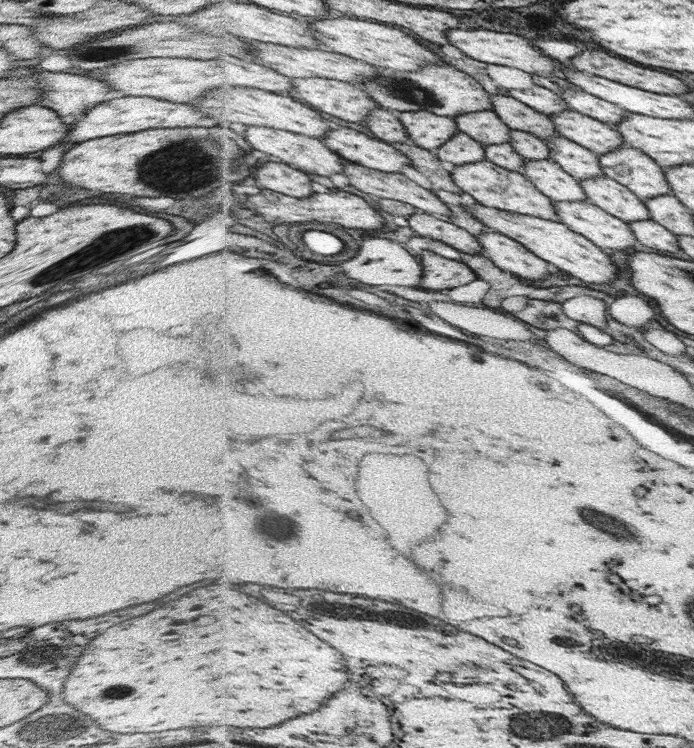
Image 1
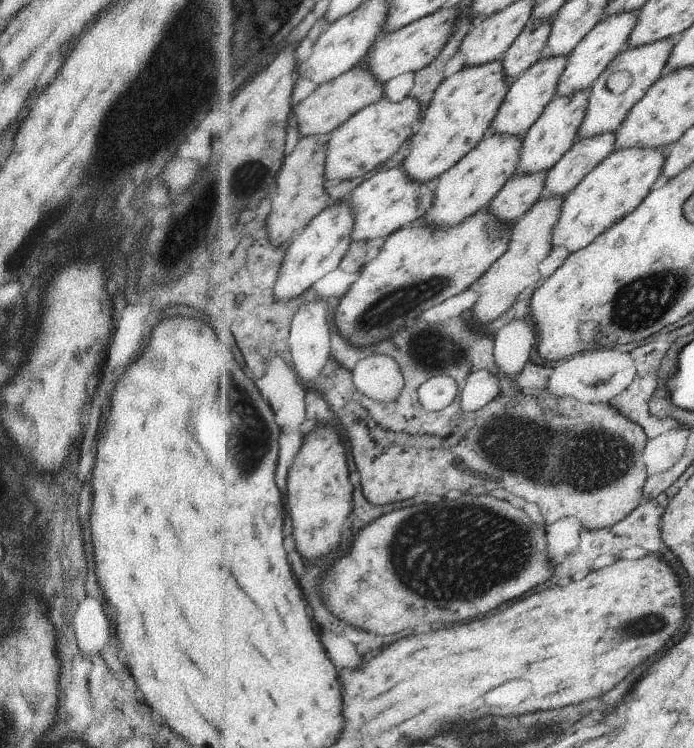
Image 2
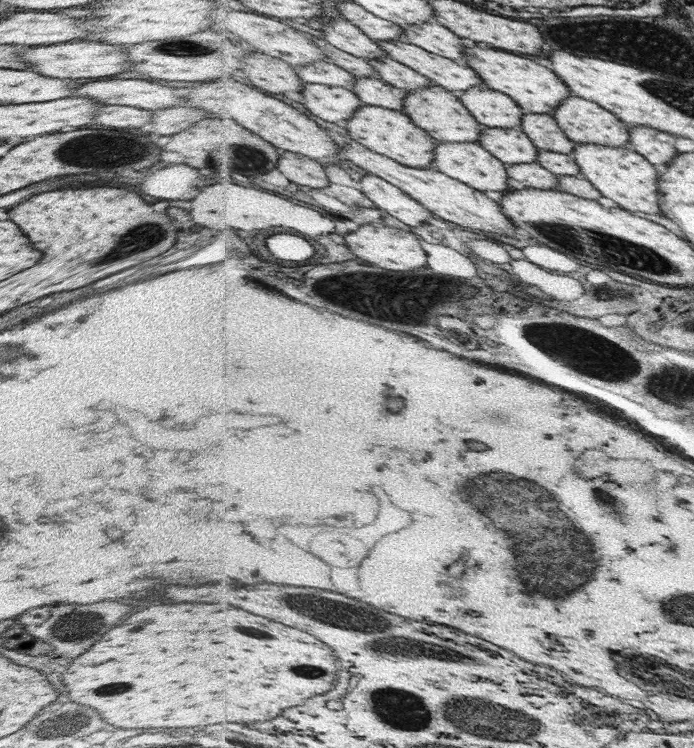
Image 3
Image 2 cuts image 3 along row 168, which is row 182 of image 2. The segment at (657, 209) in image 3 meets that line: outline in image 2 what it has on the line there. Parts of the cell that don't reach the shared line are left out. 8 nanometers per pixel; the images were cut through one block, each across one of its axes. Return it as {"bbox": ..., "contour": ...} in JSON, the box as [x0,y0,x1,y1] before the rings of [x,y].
{"bbox":[550,148,667,254],"contour":[[[622,148],[615,150],[603,163],[588,172],[583,180],[564,198],[558,224],[552,230],[550,250],[566,248],[570,254],[588,247],[613,224],[631,215],[650,195],[660,180],[667,151],[660,148]]]}

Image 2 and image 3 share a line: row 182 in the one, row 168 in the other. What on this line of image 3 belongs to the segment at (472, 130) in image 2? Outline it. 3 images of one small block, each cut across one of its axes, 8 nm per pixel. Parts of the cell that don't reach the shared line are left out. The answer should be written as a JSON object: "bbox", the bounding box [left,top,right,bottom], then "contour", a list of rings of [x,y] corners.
{"bbox":[344,105,440,168],"contour":[[[365,105],[344,124],[353,139],[369,149],[375,150],[384,156],[400,162],[400,164],[413,166],[412,168],[436,168],[436,151],[440,141],[432,136],[427,129],[412,120],[404,112],[384,108],[381,106]]]}

